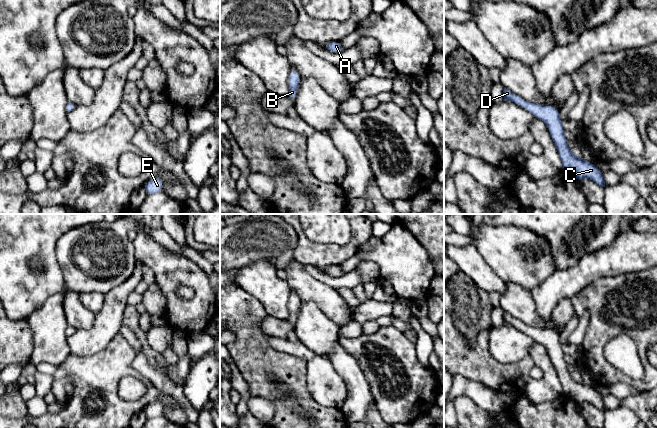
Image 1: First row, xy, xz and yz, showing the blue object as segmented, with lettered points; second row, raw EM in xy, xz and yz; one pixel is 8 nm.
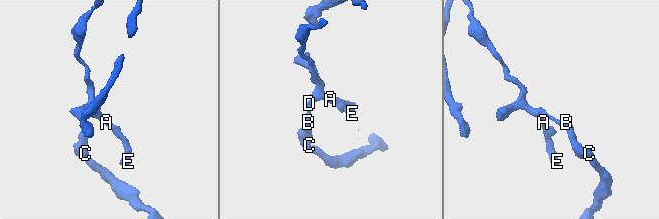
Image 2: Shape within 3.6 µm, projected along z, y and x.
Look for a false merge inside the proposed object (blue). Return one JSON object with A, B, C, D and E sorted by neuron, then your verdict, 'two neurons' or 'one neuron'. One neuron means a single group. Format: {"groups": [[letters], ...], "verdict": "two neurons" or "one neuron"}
{"groups": [["A", "B", "C", "D", "E"]], "verdict": "one neuron"}

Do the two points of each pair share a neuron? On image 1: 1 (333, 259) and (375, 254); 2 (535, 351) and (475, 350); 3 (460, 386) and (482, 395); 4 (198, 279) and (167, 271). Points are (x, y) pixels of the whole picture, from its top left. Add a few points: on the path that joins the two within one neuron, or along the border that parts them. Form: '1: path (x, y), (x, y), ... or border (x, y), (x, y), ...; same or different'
1: border (372, 237), (362, 243), (355, 254); different
2: border (528, 355), (535, 365); different
3: path (465, 387), (477, 391); same
4: path (190, 275), (182, 271), (175, 271); same

